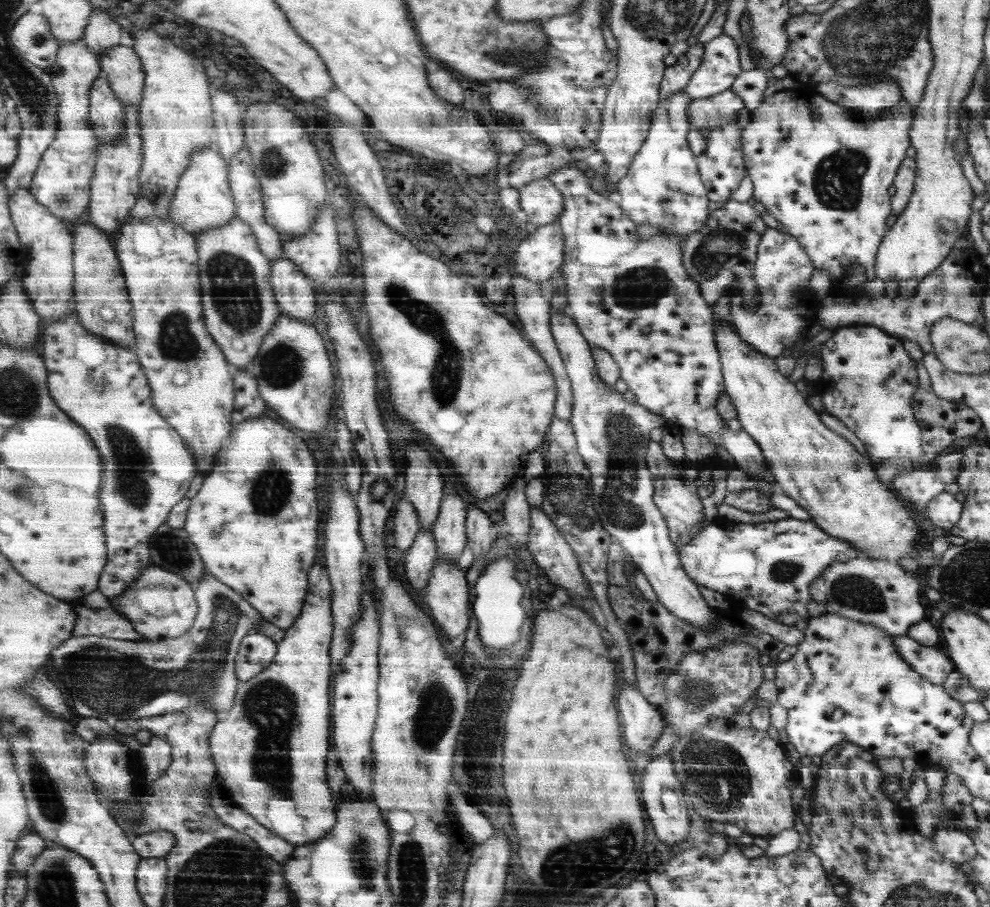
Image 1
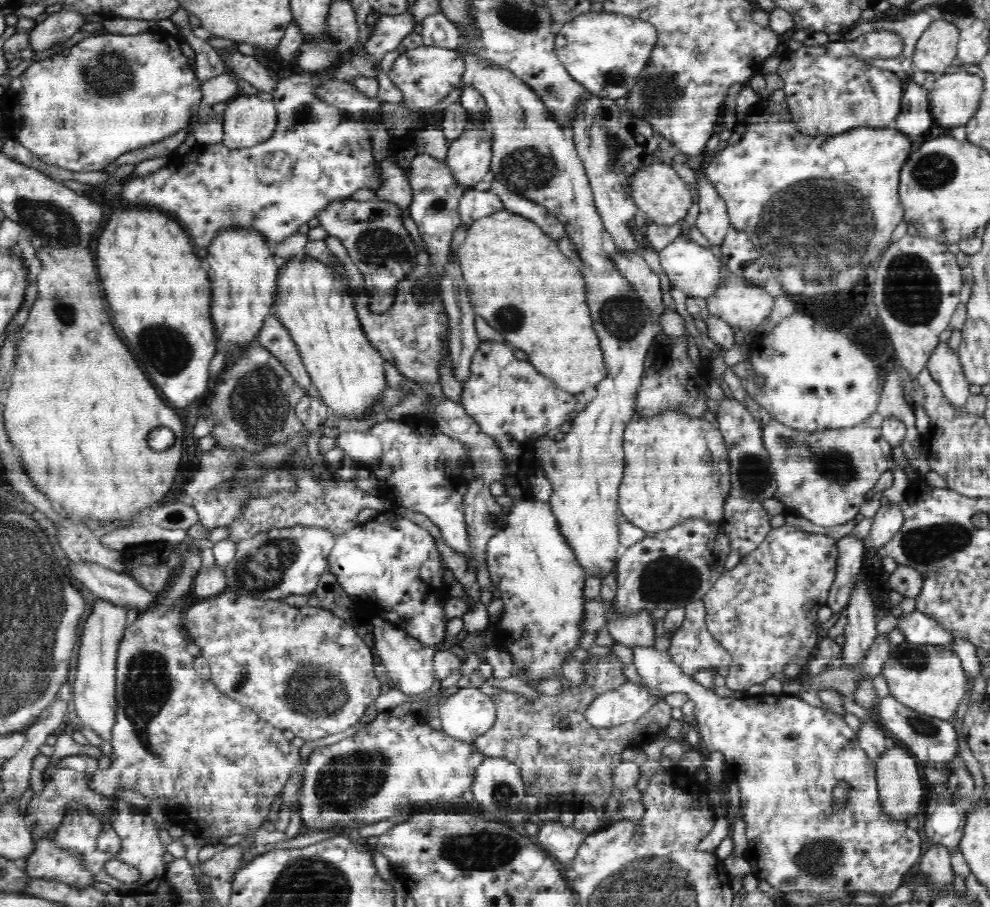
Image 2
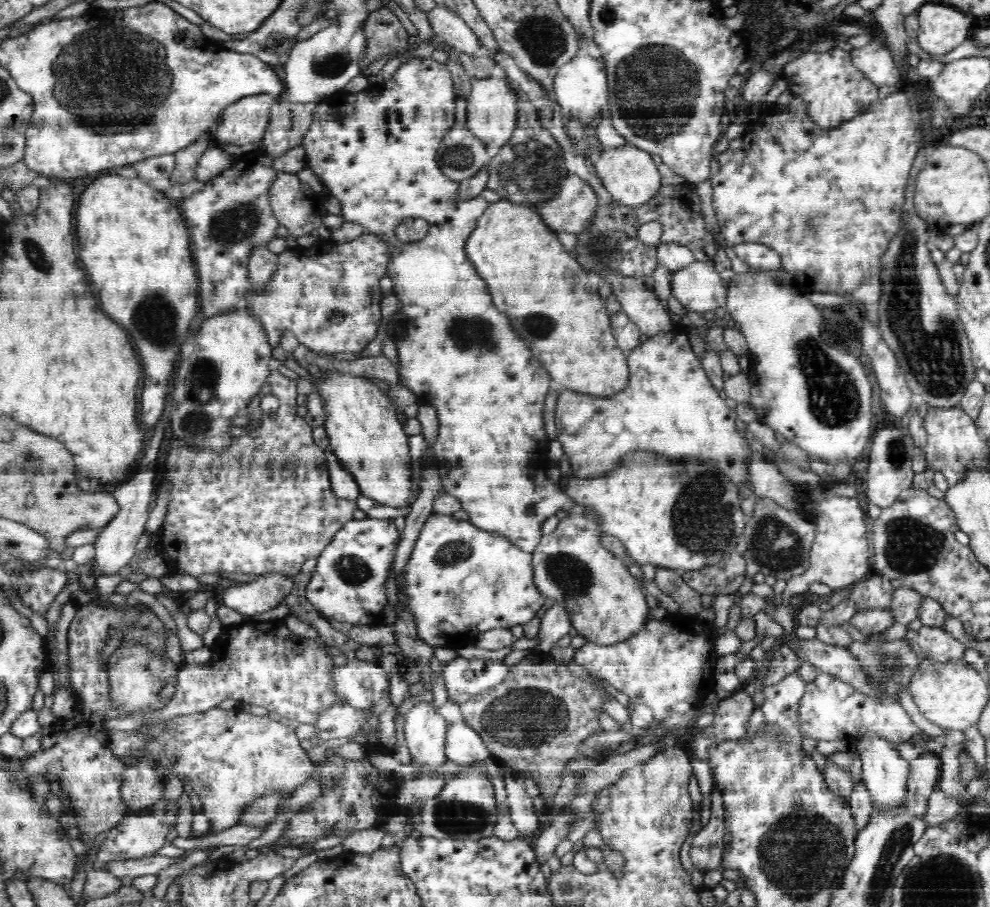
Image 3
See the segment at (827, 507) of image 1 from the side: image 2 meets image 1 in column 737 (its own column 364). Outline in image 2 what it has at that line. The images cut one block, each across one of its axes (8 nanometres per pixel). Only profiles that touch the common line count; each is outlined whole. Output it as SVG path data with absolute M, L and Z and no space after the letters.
M312 258L312 262L304 260L292 260L292 264L280 268L280 308L278 308L278 320L284 324L284 328L290 332L298 354L304 360L304 366L310 374L312 386L318 390L320 400L330 408L330 418L338 418L340 422L364 422L370 420L374 414L378 414L378 406L384 402L384 390L388 386L386 382L386 368L384 358L378 354L368 338L362 334L362 324L356 316L356 306L352 304L352 298L348 296L344 282L334 276L334 270L328 270L328 266L322 266Z

